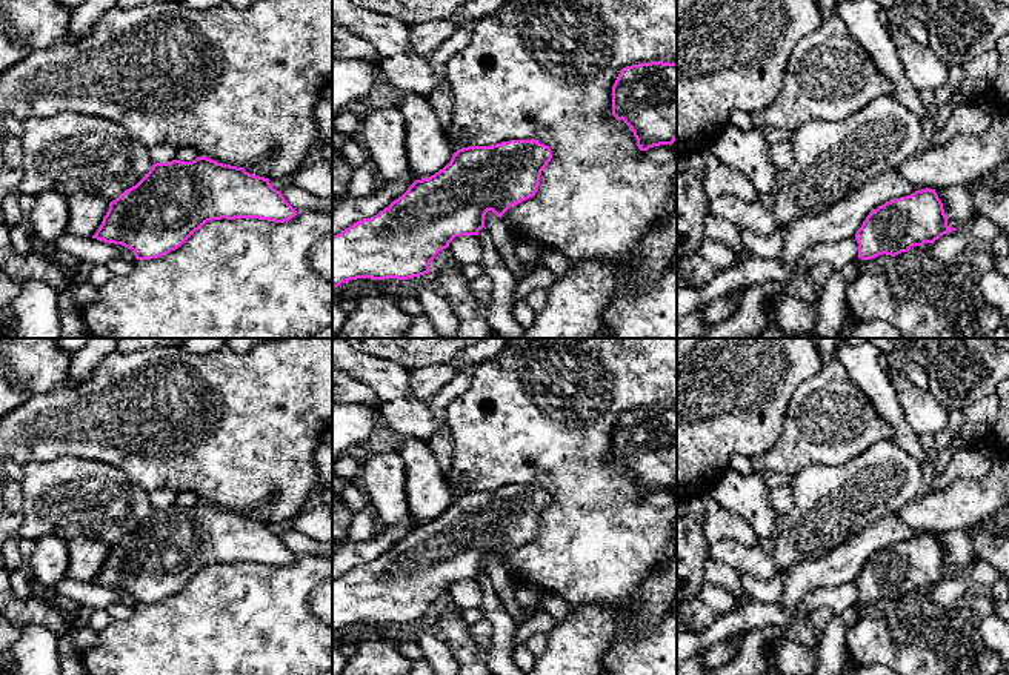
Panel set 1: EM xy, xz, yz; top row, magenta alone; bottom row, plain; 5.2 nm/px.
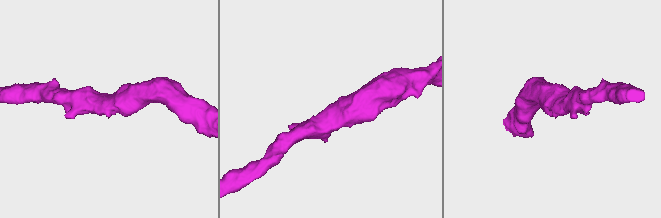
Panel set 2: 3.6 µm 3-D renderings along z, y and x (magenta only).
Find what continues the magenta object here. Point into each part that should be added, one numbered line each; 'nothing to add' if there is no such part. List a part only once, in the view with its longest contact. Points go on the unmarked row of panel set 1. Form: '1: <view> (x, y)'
nothing to add

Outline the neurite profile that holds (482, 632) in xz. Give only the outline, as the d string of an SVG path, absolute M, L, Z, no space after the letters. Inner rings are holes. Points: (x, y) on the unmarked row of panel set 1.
M485 618L485 620L472 624L471 626L471 637L481 647L491 646L491 641L492 641L491 623Z

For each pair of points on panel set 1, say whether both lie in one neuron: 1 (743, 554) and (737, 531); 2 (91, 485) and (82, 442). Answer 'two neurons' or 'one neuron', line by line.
1: two neurons
2: two neurons

